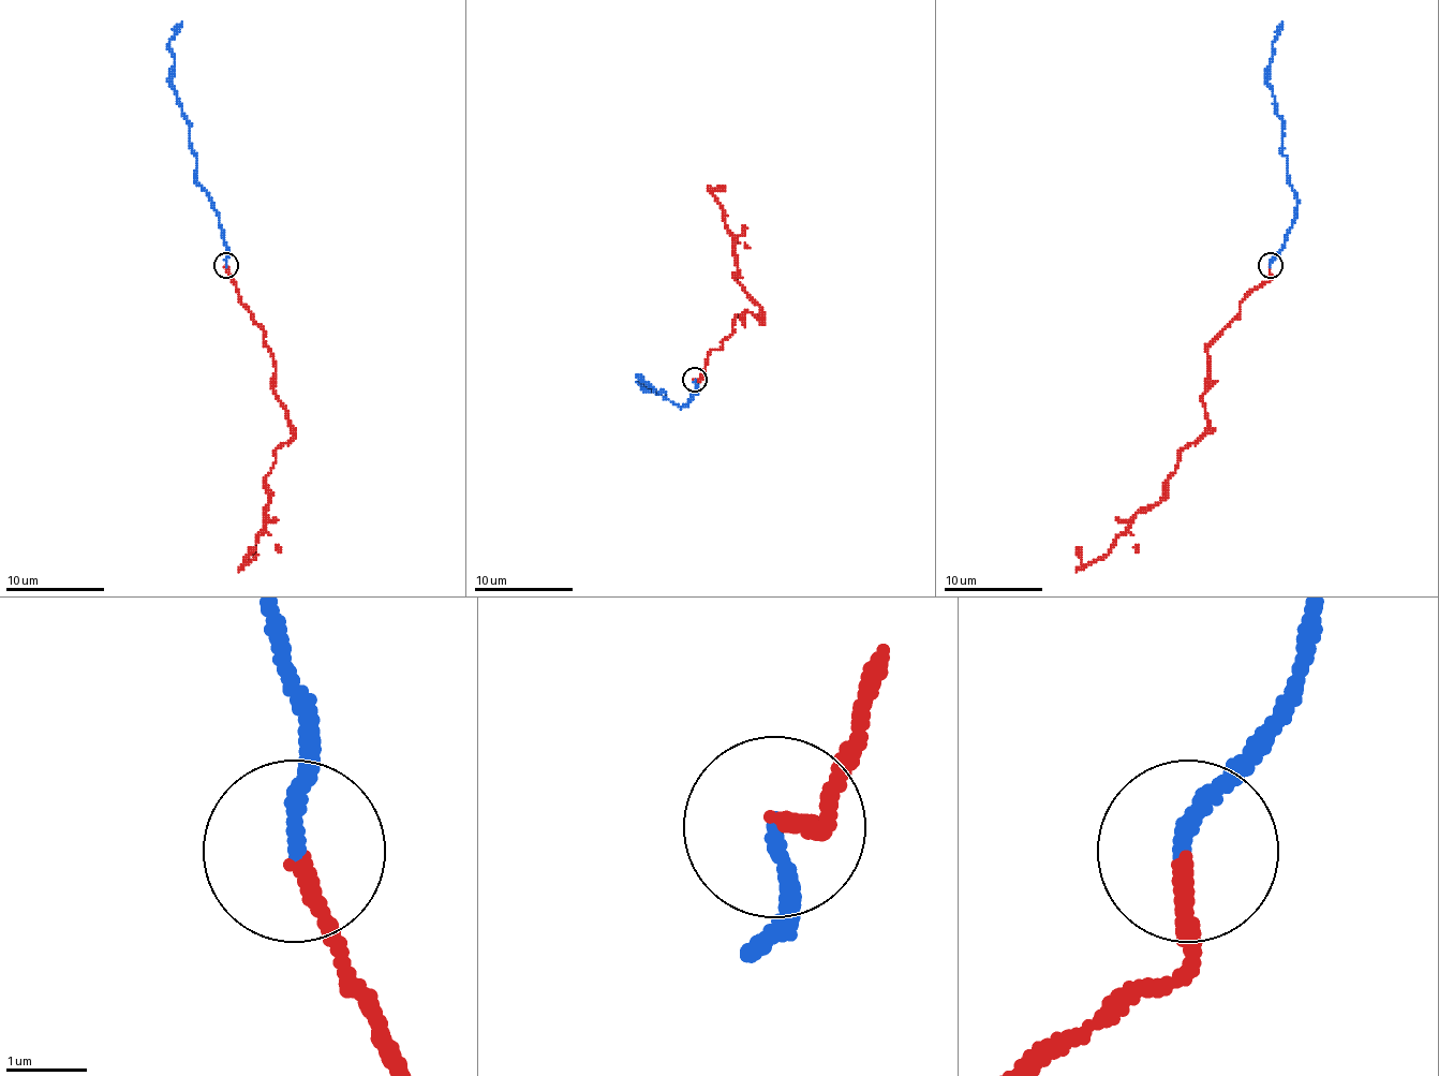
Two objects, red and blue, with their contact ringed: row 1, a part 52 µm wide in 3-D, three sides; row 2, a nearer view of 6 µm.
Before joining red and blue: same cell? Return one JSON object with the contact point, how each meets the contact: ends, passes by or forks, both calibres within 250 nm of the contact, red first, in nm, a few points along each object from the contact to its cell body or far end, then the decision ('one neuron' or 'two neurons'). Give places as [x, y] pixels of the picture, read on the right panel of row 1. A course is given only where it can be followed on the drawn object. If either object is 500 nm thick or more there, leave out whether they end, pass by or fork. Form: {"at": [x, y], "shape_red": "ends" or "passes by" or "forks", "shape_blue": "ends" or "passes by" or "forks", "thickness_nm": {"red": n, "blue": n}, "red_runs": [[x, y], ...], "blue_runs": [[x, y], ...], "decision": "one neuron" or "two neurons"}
{"at": [1270, 265], "shape_red": "ends", "shape_blue": "ends", "thickness_nm": {"red": 200, "blue": 190}, "red_runs": [[1270, 264], [1270, 279], [1207, 349], [1207, 426], [1183, 451], [1162, 498], [1106, 555], [1083, 564], [1077, 547]], "blue_runs": [[1270, 264], [1281, 247], [1296, 212], [1296, 192], [1287, 180], [1281, 120], [1267, 84], [1272, 41], [1281, 21]], "decision": "one neuron"}

